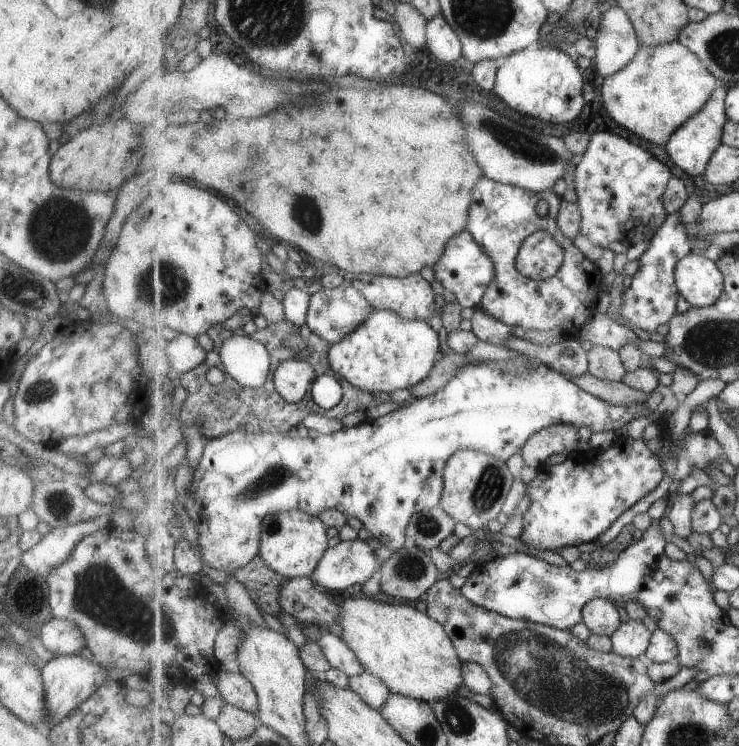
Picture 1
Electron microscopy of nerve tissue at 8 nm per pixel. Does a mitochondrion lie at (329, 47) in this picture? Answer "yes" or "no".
no

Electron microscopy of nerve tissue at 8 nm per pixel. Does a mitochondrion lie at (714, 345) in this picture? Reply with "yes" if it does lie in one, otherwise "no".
yes

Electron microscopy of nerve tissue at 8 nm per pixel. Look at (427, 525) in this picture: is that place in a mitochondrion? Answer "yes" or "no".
yes

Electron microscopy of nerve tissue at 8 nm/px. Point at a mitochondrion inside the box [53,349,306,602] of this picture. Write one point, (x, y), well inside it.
(278, 474)

